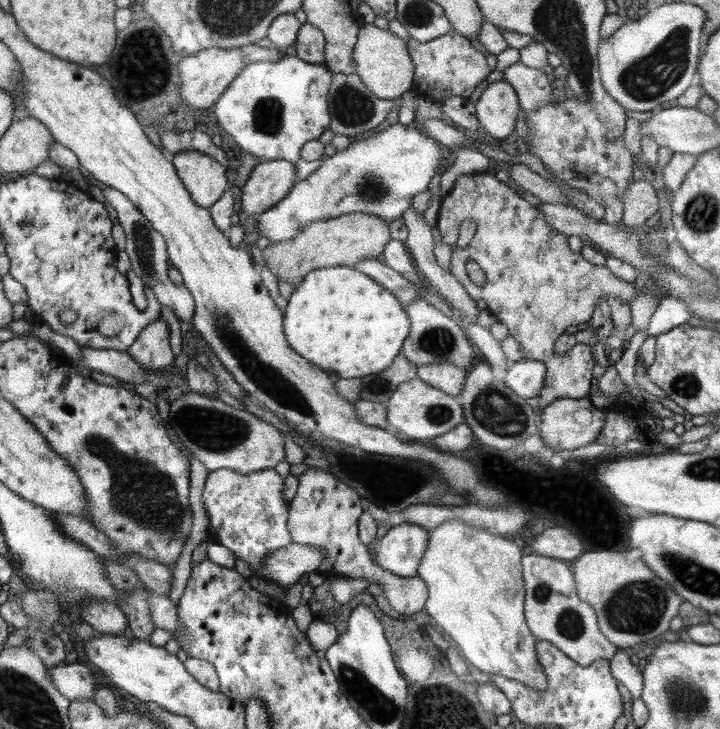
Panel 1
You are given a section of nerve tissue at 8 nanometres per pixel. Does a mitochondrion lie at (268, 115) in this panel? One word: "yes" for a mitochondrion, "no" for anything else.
yes

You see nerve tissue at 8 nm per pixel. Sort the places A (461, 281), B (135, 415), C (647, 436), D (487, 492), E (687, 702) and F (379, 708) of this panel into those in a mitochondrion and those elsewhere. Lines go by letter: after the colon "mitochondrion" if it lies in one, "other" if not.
A: other
B: other
C: other
D: other
E: mitochondrion
F: mitochondrion

